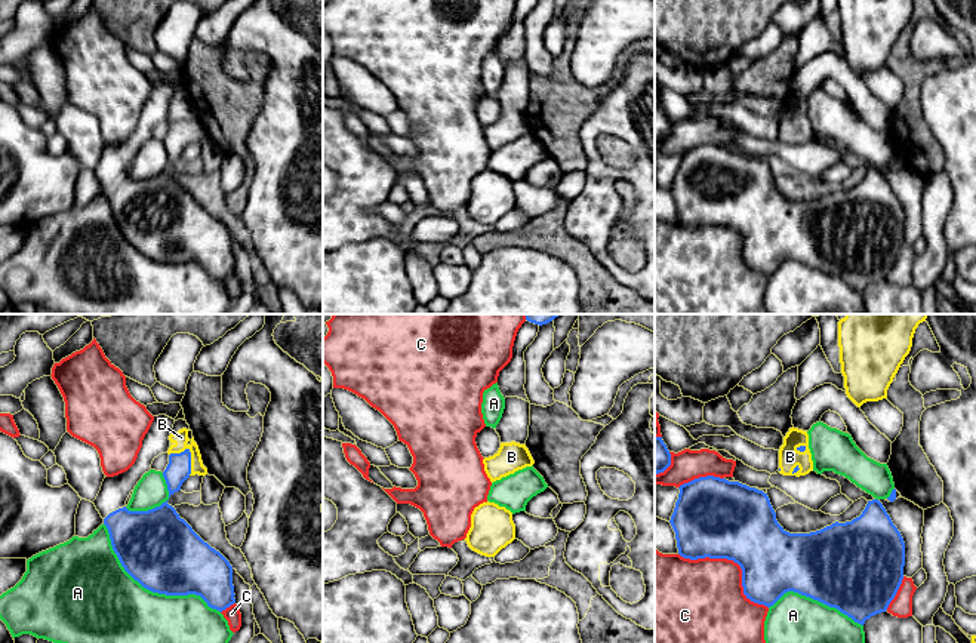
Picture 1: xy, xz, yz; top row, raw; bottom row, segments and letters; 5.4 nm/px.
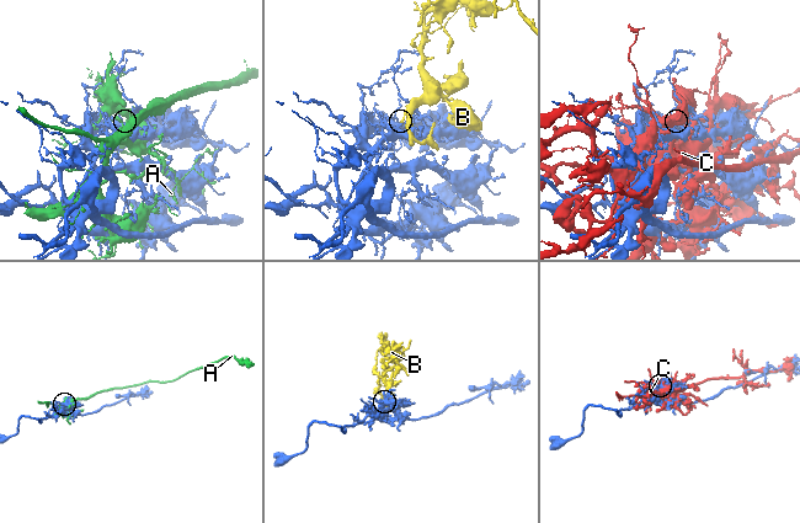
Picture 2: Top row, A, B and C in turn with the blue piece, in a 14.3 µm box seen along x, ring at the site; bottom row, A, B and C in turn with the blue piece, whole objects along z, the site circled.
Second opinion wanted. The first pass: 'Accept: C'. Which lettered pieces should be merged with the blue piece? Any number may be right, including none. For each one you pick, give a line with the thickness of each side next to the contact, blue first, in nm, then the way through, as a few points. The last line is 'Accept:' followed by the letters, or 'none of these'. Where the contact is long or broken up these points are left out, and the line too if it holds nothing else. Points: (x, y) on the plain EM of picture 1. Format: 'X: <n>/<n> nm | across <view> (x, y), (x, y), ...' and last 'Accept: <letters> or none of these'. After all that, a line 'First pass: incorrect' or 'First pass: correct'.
Accept: none of these
First pass: incorrect

